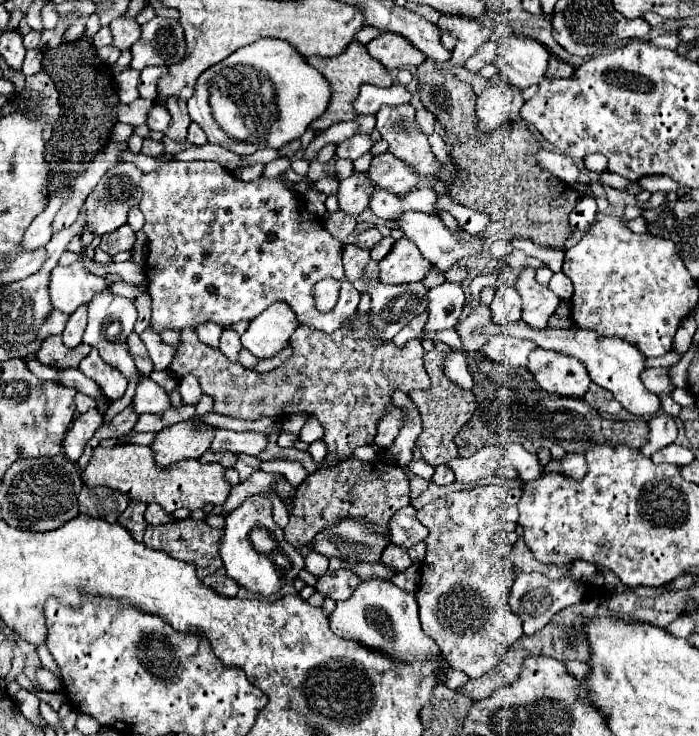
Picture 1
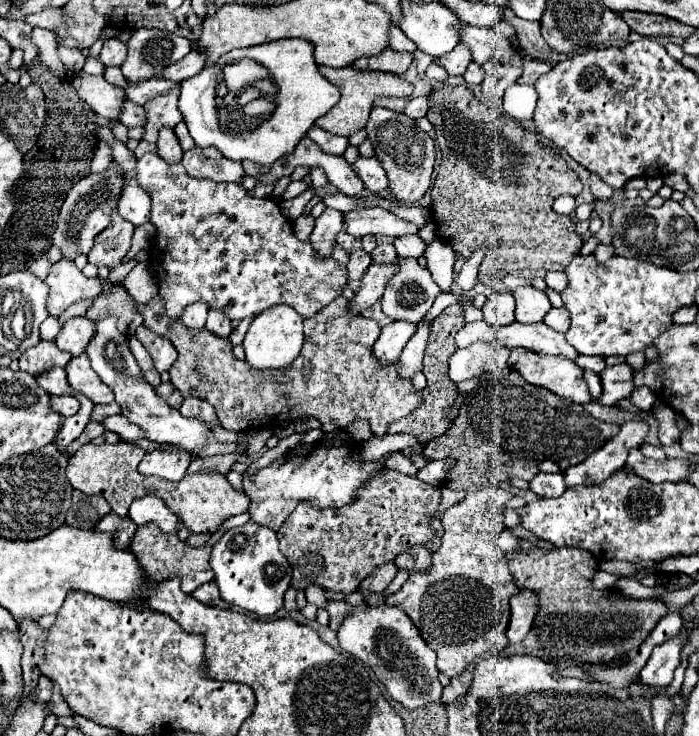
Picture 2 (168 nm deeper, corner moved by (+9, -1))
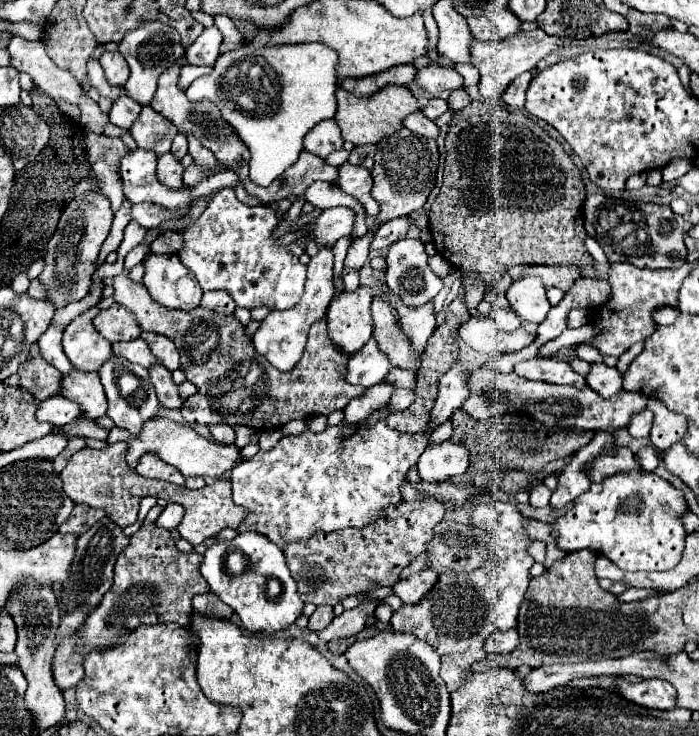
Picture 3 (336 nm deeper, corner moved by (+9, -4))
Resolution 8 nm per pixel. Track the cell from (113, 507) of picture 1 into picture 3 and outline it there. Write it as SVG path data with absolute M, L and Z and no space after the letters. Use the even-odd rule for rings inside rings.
M75 505L69 519L59 527L59 533L81 535L103 517L105 517L105 511L101 511L101 509L93 509L89 505Z

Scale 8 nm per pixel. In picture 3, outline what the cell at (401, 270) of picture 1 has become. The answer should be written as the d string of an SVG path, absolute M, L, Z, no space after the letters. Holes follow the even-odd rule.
M359 287L353 293L341 293L327 311L329 339L347 355L355 355L373 335L371 291Z

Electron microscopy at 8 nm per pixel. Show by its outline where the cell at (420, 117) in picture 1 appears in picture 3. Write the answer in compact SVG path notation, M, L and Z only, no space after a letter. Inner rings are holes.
M431 99L429 105L423 109L423 115L425 115L427 119L437 119L437 117L443 115L447 109L449 109L449 105L447 105L445 99Z

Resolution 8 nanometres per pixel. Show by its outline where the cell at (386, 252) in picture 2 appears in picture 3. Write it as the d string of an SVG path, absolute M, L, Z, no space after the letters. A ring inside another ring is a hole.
M375 297L373 305L373 337L383 353L387 353L389 361L397 369L417 371L421 365L421 357L413 349L409 337L403 333L399 321L391 315L389 303L383 301L383 297Z

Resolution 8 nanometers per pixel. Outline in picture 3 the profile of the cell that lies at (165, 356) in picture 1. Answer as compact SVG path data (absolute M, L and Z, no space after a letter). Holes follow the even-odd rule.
M141 333L141 337L149 343L153 355L159 355L161 363L169 369L169 371L175 371L179 369L179 353L173 345L173 341L165 335L159 335L159 333Z

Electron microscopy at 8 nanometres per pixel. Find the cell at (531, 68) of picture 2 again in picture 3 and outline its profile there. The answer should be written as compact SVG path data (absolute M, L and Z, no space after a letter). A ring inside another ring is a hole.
M523 73L523 75L519 75L517 79L513 79L513 83L511 83L511 85L503 91L503 95L501 95L503 101L505 101L507 105L511 105L511 107L523 109L523 105L525 105L525 91L527 91L531 79L533 79L533 73Z

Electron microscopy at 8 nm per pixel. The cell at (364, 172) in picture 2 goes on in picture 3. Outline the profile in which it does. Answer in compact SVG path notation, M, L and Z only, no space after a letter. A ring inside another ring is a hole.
M343 163L339 167L339 181L337 185L351 195L353 199L357 199L362 204L366 213L370 216L377 216L379 213L379 205L371 196L371 173L363 167L355 167L351 163Z

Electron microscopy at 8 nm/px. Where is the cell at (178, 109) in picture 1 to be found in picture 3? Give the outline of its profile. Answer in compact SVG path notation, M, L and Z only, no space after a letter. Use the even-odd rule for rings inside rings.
M165 153L159 163L157 163L157 179L169 187L169 189L181 189L183 183L181 183L181 175L183 175L183 167L181 167L181 161L179 159L173 159L171 153Z

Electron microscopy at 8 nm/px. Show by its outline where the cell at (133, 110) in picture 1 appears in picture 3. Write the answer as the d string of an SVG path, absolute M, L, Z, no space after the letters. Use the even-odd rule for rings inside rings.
M13 35L9 41L9 57L11 67L21 73L27 73L35 87L47 93L53 99L65 99L73 105L79 103L85 89L69 75L69 71L59 69L47 55L45 47L39 41L27 41L23 37Z

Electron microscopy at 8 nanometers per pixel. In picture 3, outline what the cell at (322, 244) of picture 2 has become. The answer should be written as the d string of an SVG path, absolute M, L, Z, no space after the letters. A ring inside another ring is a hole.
M331 247L319 249L319 253L315 257L311 257L309 265L307 265L307 281L305 281L305 291L299 299L299 303L293 309L285 309L285 311L271 311L261 327L257 329L257 333L253 335L253 345L257 349L259 355L263 355L273 367L277 367L279 371L291 371L305 349L307 343L307 333L311 329L311 325L317 319L323 319L327 313L327 307L333 299L333 251Z

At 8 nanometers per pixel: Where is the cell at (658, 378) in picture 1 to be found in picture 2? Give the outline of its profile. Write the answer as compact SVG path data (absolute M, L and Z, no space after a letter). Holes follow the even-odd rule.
M617 364L605 368L601 372L601 384L603 384L603 394L599 398L599 404L617 404L617 400L629 396L633 392L633 376L635 370L629 364Z

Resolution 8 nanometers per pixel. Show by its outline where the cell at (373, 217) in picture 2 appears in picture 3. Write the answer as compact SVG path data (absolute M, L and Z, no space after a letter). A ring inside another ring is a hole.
M349 207L323 209L313 221L309 235L317 247L331 247L339 237L351 235L355 223L355 213Z

